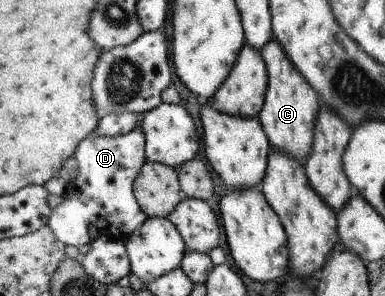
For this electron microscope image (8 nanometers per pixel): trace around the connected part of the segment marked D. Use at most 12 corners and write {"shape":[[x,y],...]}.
{"shape":[[93,133],[48,224],[65,246],[126,239],[149,217],[133,195],[146,134]]}

